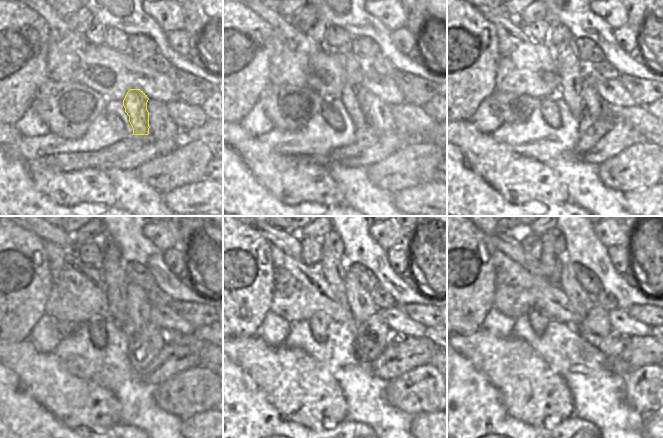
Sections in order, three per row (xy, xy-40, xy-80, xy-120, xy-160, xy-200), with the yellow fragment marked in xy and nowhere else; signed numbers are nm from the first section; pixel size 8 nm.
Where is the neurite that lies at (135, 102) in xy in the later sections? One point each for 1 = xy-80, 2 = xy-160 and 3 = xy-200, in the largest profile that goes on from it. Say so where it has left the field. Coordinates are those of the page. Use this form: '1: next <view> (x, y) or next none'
1: next xy-80 (571, 70)
2: next xy-160 (334, 270)
3: next xy-200 (552, 263)

